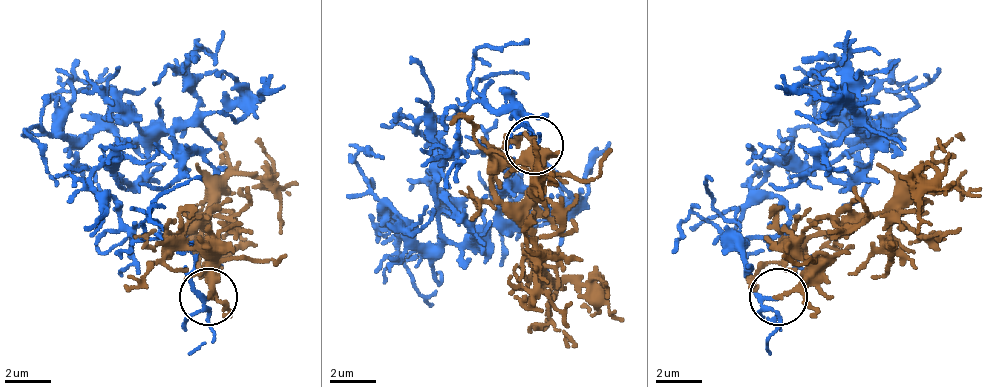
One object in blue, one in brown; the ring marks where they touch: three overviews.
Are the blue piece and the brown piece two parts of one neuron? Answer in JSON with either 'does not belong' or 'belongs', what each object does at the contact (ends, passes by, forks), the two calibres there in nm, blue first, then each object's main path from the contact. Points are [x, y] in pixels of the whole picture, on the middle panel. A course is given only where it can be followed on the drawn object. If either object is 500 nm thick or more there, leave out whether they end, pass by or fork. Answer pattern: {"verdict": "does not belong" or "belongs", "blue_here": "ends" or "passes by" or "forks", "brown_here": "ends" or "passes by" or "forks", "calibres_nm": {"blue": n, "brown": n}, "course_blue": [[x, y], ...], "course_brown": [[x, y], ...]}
{"verdict": "belongs", "blue_here": "forks", "brown_here": "passes by", "calibres_nm": {"blue": 110, "brown": 130}, "course_blue": [[532, 146], [521, 112], [474, 100], [451, 152], [417, 129], [434, 210], [457, 245], [555, 221], [607, 140]], "course_brown": [[532, 146], [538, 169], [503, 164], [492, 181], [509, 216], [555, 279], [584, 297], [596, 314], [584, 302]]}

